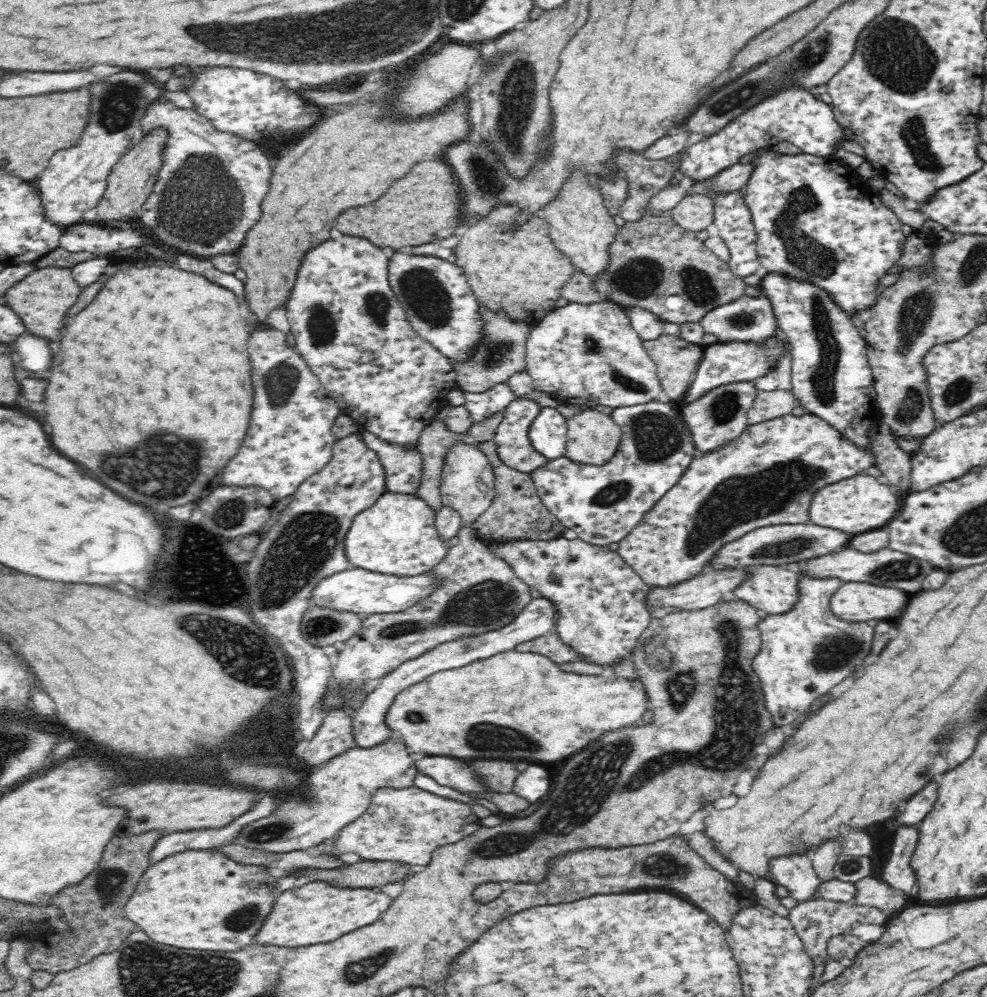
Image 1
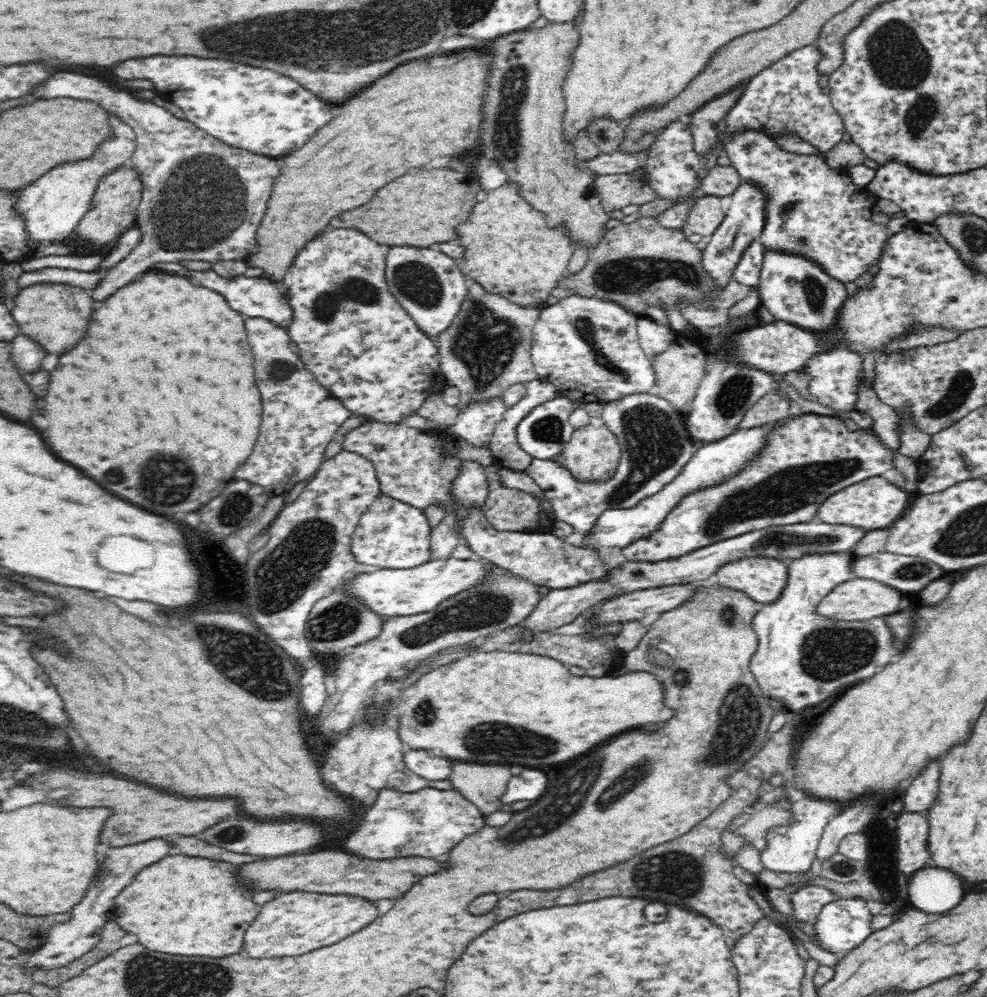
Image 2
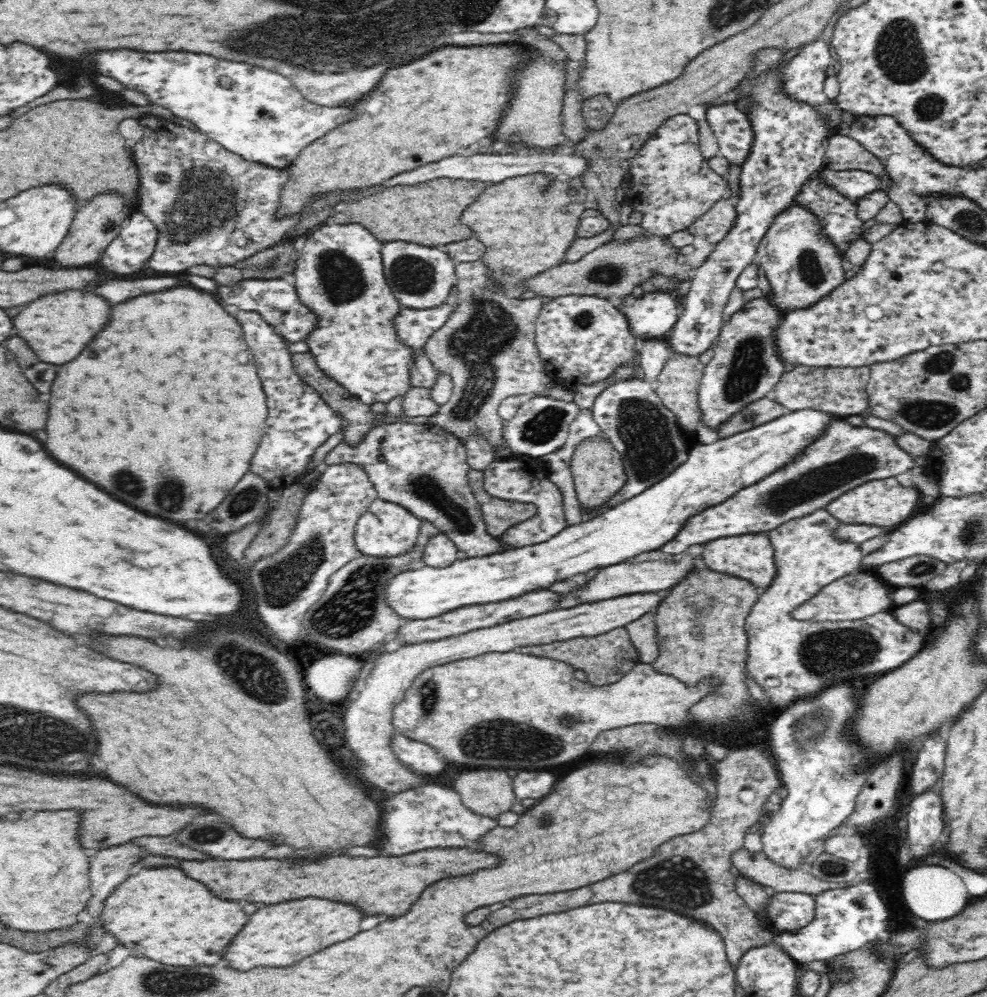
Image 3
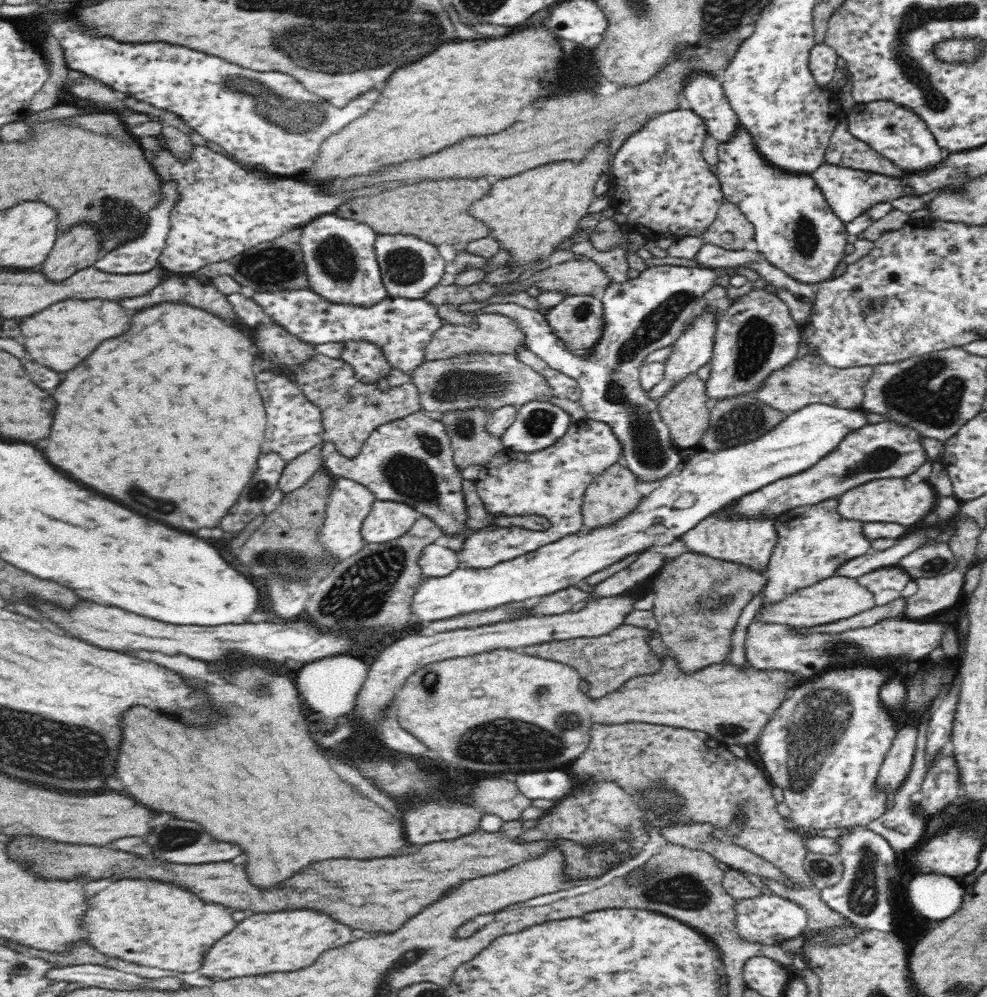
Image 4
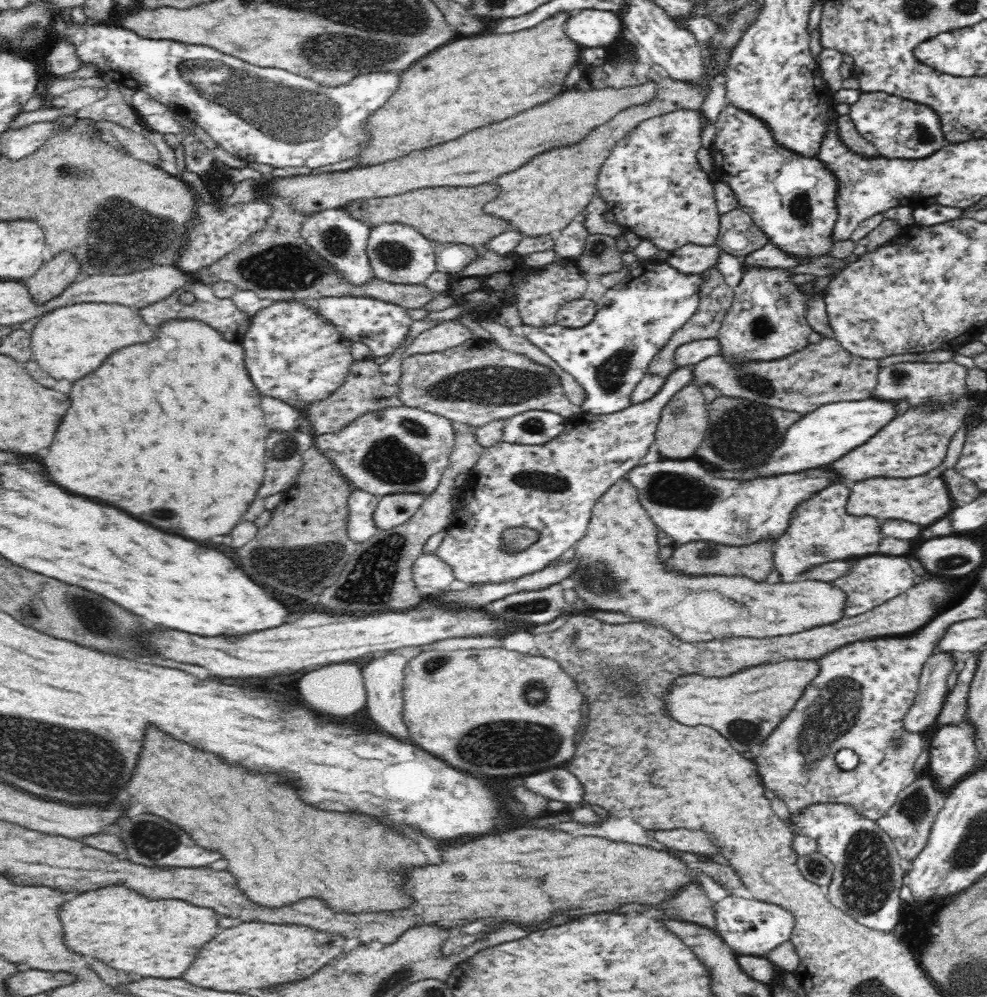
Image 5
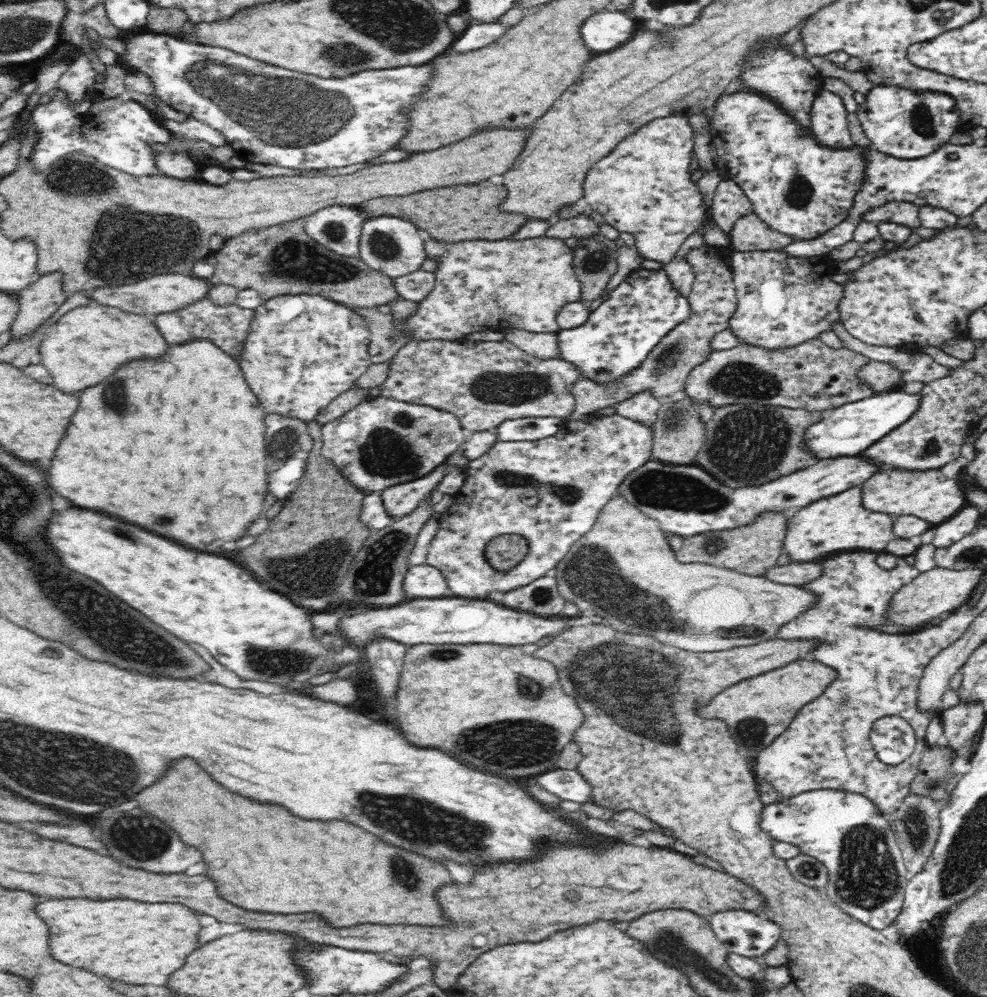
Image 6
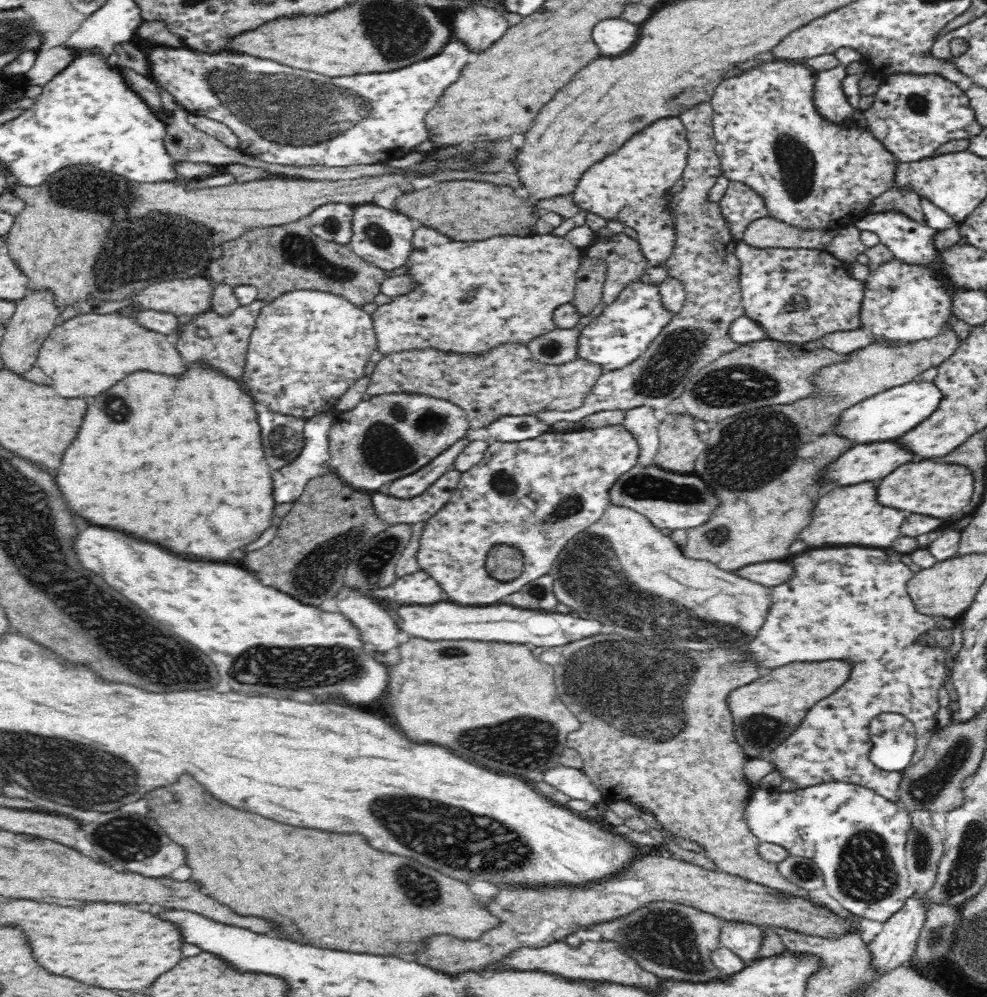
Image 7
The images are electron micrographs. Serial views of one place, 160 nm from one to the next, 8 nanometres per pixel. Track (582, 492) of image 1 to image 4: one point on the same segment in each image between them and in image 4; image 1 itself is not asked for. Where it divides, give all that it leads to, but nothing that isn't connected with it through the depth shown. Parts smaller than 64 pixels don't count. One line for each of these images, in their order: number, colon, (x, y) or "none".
2: (655, 444)
3: (630, 414)
4: (643, 314)

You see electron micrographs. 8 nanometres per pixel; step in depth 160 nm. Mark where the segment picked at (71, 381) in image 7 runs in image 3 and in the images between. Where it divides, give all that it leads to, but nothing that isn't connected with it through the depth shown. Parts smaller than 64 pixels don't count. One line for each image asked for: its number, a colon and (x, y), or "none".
3: (58, 327)
4: (60, 337)
5: (74, 340)
6: (89, 343)

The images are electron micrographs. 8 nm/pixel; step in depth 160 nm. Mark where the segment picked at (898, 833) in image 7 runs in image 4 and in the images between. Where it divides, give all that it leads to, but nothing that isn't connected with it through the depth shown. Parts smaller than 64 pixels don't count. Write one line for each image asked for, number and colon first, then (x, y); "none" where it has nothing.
4: (862, 894)
5: (867, 879)
6: (844, 830)

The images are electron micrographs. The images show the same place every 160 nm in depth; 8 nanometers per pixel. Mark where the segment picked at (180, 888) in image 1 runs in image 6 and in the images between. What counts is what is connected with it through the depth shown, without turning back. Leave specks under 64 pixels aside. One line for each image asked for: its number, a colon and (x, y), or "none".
2: (182, 905)
3: (163, 915)
4: (153, 924)
5: (155, 938)
6: (134, 942)

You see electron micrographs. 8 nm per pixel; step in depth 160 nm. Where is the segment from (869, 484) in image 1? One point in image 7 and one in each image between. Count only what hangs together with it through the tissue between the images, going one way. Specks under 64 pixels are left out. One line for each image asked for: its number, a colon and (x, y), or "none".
2: (875, 503)
3: (885, 502)
4: (898, 500)
5: (920, 499)
6: (928, 494)
7: (923, 486)

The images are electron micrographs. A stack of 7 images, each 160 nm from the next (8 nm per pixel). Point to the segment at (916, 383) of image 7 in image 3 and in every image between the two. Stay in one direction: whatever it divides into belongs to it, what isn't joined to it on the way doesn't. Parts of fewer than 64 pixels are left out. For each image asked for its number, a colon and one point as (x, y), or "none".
3: (712, 473)
4: (710, 480)
5: (819, 438)
6: (850, 429)

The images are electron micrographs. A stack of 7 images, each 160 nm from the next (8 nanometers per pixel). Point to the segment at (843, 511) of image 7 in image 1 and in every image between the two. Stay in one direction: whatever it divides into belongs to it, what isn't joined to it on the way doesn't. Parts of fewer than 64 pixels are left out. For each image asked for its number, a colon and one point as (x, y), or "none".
1: (805, 651)
2: (802, 658)
3: (791, 660)
4: (813, 541)
5: (820, 530)
6: (840, 523)

